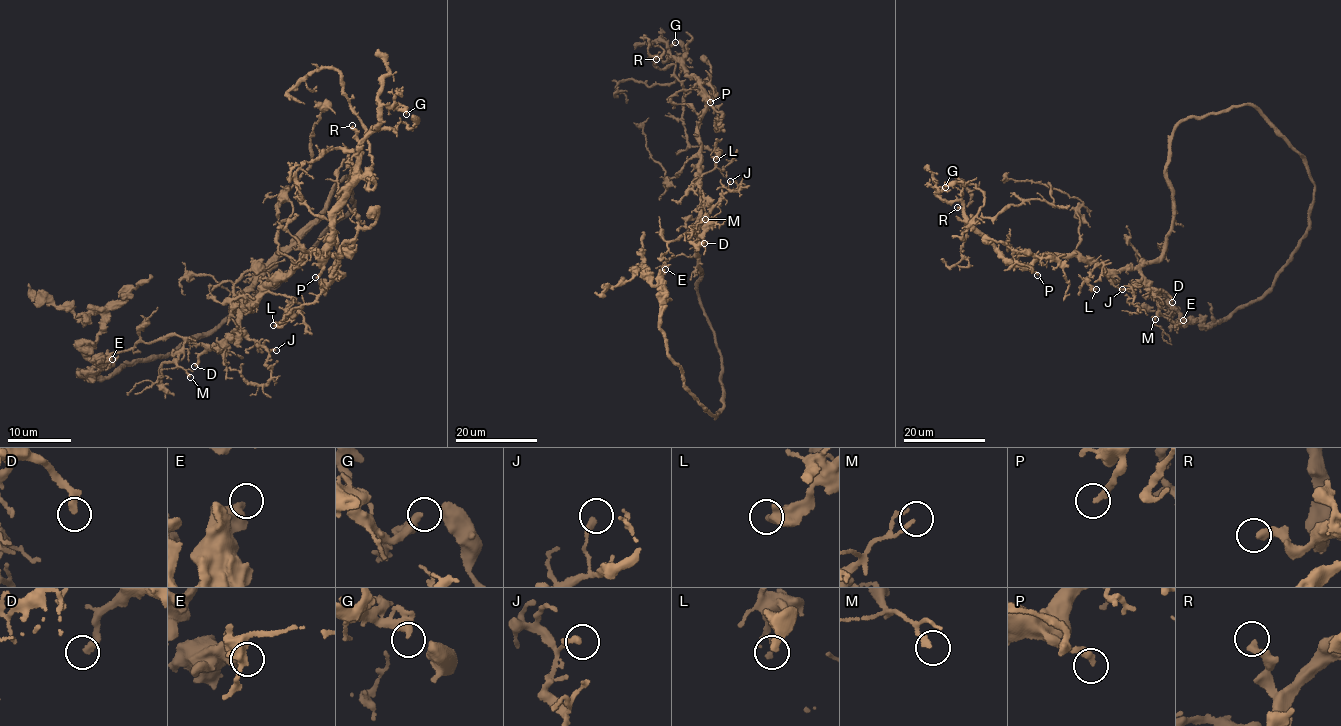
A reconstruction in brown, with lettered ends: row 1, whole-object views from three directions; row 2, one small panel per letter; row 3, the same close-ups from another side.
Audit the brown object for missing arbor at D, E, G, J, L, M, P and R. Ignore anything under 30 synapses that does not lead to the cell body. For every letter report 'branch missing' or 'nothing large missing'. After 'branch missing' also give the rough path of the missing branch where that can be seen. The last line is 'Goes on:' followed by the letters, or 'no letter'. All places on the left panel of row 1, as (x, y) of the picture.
D: branch missing
E: nothing large missing
G: nothing large missing
J: nothing large missing
L: nothing large missing
M: nothing large missing
P: nothing large missing
R: nothing large missing
Goes on: D

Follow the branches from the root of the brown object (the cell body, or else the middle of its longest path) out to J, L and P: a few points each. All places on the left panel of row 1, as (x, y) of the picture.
J: (340, 183), (321, 218), (278, 254), (269, 271), (234, 304), (239, 309), (242, 335), (269, 352), (276, 350)
L: (340, 183), (321, 218), (234, 304), (246, 308), (269, 291), (293, 300), (273, 325)
P: (340, 183), (321, 218), (278, 254), (234, 307), (256, 303), (311, 250), (324, 260), (315, 277)

